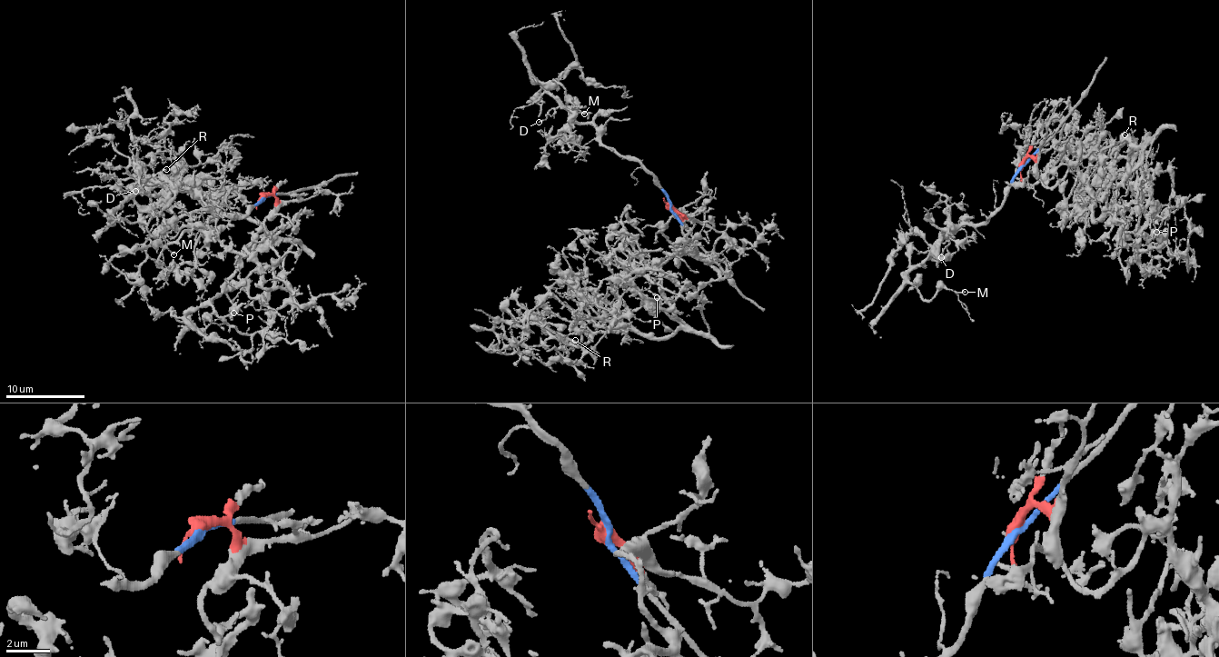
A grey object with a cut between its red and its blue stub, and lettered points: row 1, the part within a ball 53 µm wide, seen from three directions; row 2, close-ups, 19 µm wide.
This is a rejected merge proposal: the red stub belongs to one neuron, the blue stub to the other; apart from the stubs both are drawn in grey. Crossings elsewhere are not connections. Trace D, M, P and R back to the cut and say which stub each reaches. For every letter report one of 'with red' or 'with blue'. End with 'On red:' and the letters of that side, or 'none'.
D: with blue
M: with blue
P: with red
R: with red
On red: P, R

